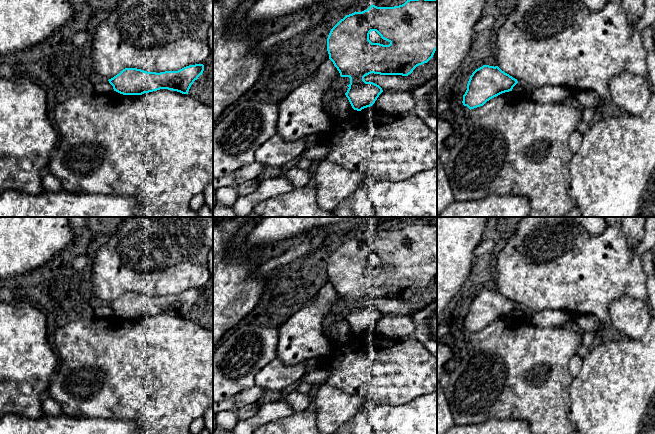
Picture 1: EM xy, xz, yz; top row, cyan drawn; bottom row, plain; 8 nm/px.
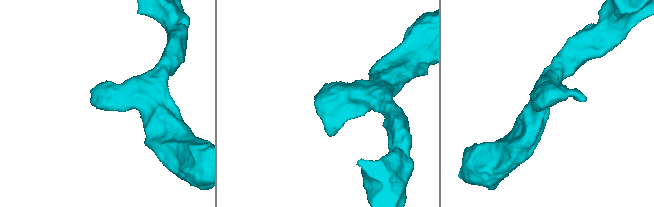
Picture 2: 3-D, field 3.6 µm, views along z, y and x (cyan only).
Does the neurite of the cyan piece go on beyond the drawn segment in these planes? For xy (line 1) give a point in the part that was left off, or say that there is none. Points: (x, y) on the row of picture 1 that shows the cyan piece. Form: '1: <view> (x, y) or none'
1: none

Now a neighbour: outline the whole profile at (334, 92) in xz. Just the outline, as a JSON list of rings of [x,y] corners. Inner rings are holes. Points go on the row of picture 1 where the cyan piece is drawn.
[[[339,83],[329,88],[323,96],[322,100],[323,109],[325,110],[326,105],[330,103],[333,99],[337,99],[342,95],[344,95],[344,93],[342,91],[342,86]]]

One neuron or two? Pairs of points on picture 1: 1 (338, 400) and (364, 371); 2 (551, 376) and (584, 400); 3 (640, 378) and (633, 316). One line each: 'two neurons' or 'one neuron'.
1: two neurons
2: two neurons
3: two neurons

